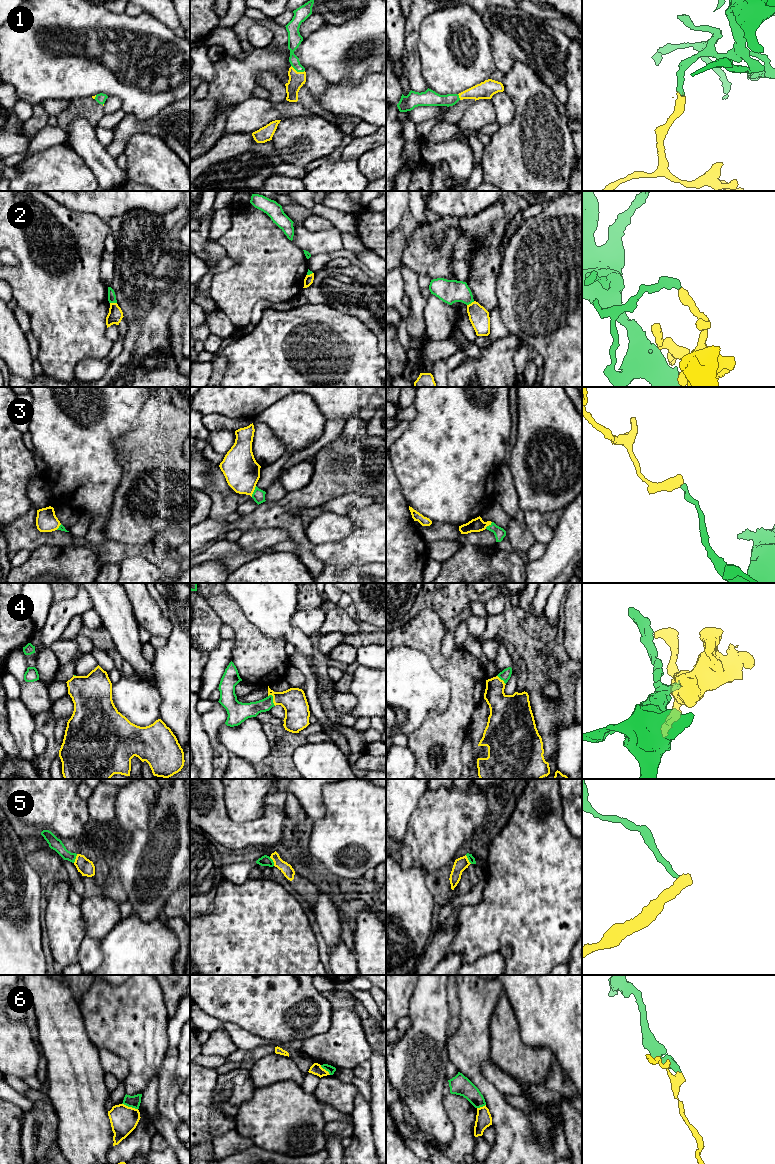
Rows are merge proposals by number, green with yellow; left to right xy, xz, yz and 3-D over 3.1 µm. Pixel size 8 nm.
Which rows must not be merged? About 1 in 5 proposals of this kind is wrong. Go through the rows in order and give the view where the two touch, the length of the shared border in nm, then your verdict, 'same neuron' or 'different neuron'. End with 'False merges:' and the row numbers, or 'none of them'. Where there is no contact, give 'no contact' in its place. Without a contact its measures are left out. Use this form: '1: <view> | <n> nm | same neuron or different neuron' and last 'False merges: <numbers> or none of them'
1: xz | 120 nm | same neuron
2: yz | 70 nm | different neuron
3: xz | 100 nm | same neuron
4: xz | 110 nm | same neuron
5: xy | 80 nm | different neuron
6: xy | 140 nm | different neuron
False merges: 2, 5, 6

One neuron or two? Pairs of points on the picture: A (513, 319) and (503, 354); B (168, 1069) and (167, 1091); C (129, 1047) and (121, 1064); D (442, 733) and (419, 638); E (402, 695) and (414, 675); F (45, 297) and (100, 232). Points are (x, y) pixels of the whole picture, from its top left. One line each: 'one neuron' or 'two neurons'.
A: two neurons
B: one neuron
C: two neurons
D: one neuron
E: one neuron
F: one neuron

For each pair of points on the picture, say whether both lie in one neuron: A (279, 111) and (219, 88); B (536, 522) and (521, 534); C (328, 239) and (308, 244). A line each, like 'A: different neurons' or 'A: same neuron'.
A: different neurons
B: different neurons
C: same neuron

